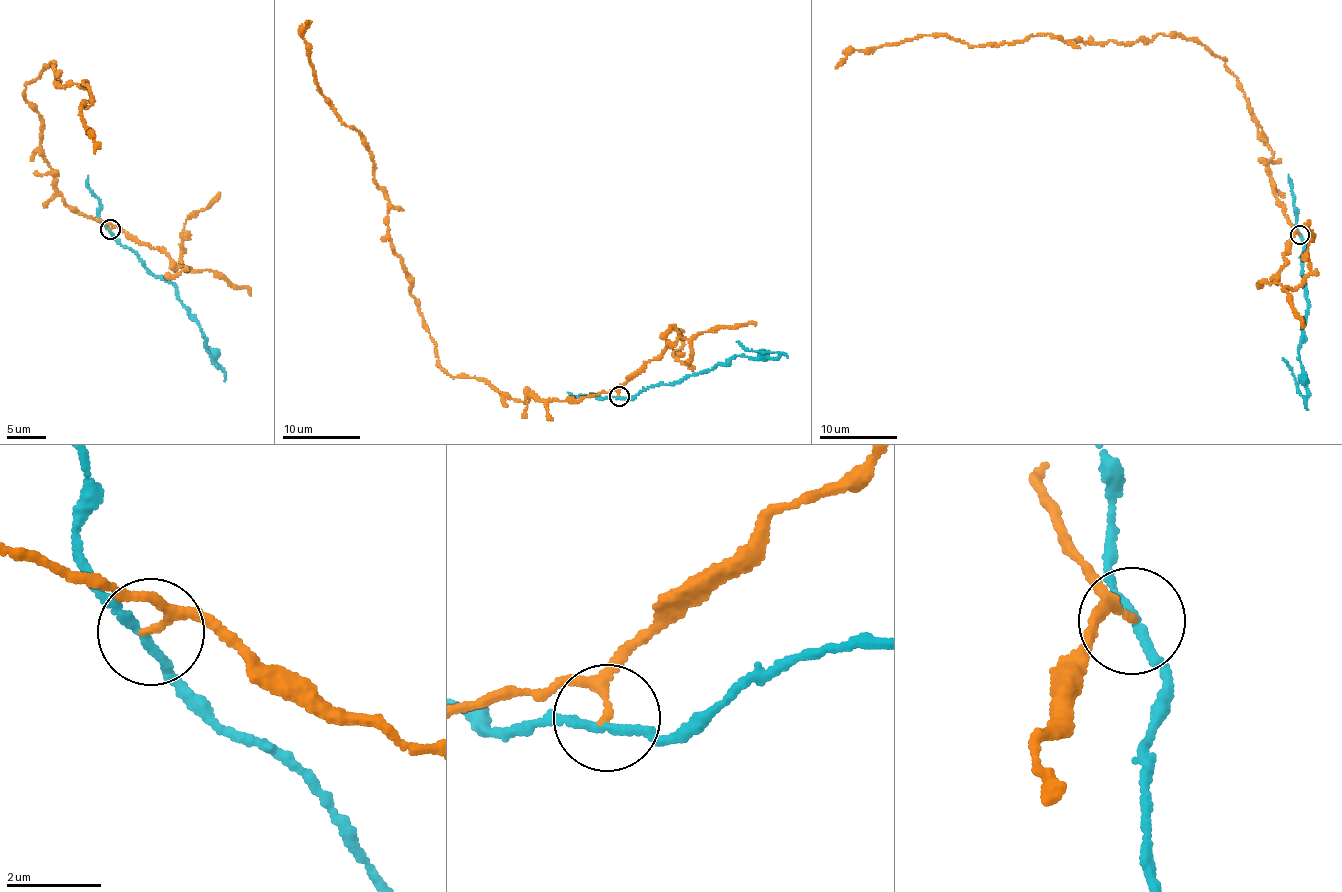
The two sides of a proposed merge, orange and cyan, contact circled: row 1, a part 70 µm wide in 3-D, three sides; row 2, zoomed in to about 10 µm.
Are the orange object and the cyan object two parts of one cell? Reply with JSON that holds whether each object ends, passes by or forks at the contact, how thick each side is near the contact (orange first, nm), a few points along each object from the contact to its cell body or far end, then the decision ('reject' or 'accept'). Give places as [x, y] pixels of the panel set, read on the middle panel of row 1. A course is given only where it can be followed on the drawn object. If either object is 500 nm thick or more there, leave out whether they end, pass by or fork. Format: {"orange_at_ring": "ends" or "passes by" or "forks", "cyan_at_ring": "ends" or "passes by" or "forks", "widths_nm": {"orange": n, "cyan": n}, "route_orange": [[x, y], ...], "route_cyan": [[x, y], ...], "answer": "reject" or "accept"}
{"orange_at_ring": "passes by", "cyan_at_ring": "passes by", "widths_nm": {"orange": 140, "cyan": 170}, "route_orange": [[619, 396], [519, 401], [443, 370], [390, 244], [389, 199], [371, 151], [318, 87], [307, 21]], "route_cyan": [[620, 397], [627, 400], [653, 385], [672, 384], [705, 373], [738, 355], [756, 358], [761, 353], [736, 341]], "answer": "reject"}

